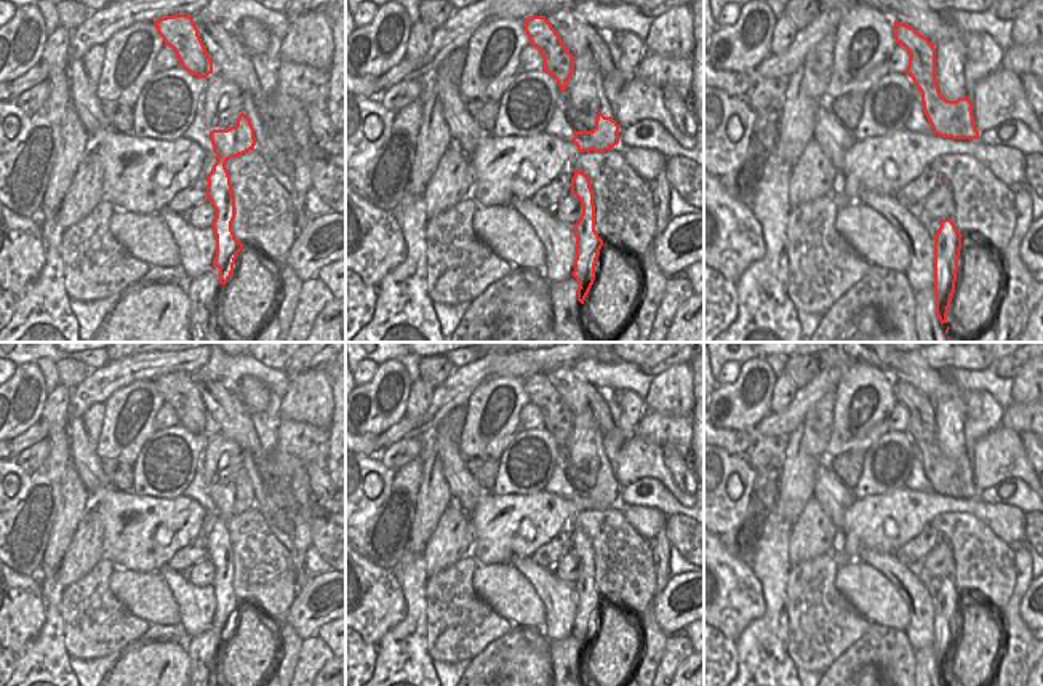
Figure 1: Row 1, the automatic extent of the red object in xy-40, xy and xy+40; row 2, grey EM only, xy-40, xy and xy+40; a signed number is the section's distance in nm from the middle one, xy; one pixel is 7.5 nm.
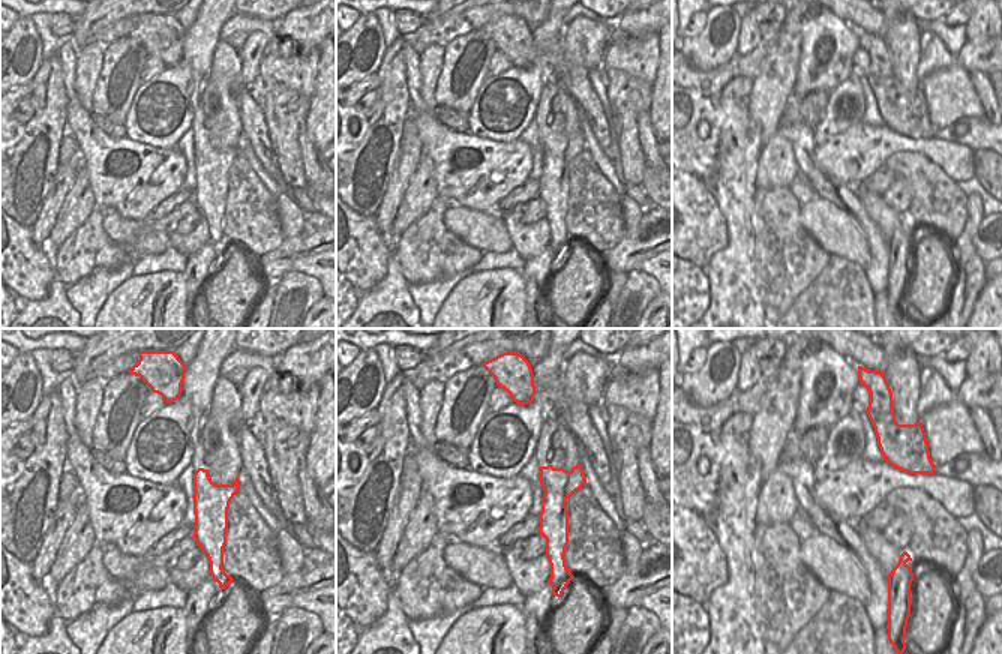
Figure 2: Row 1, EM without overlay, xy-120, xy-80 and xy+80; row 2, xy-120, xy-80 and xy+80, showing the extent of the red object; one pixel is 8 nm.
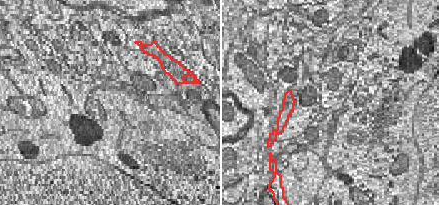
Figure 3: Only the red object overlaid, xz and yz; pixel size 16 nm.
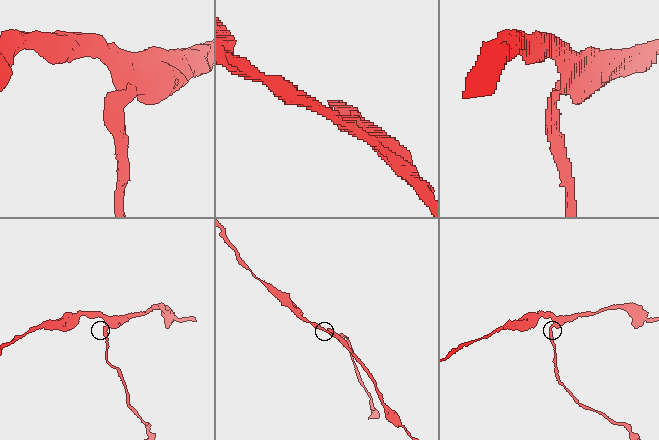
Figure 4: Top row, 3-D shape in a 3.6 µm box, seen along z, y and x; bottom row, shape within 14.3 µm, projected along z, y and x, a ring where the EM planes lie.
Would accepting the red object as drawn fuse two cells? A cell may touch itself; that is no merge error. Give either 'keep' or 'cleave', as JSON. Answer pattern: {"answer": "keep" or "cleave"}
{"answer": "cleave"}

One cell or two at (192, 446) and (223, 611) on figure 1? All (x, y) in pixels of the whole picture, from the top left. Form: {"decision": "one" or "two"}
{"decision": "two"}

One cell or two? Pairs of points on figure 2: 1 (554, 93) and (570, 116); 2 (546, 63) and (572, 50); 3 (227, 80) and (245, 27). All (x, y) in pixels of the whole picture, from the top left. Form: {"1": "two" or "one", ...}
{"1": "one", "2": "one", "3": "one"}

